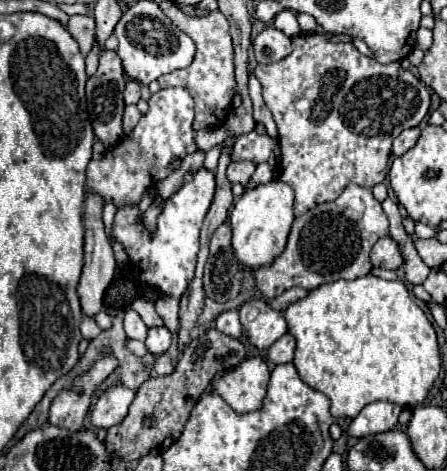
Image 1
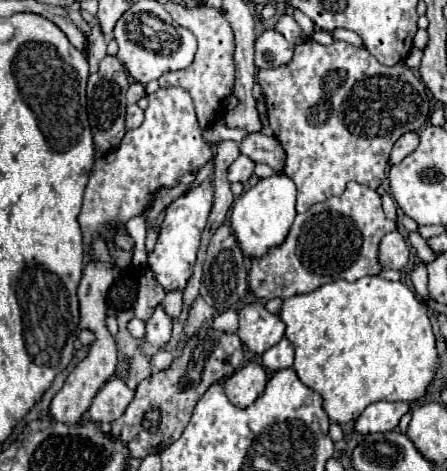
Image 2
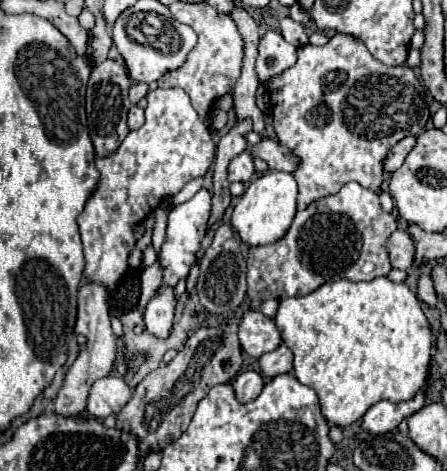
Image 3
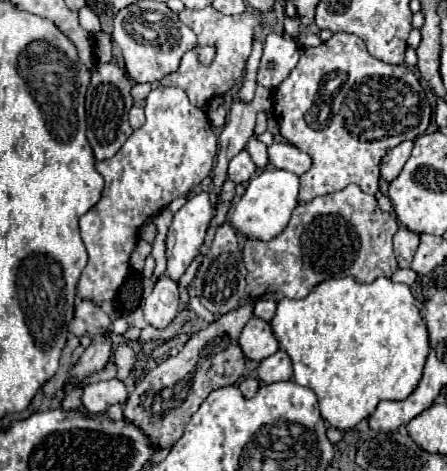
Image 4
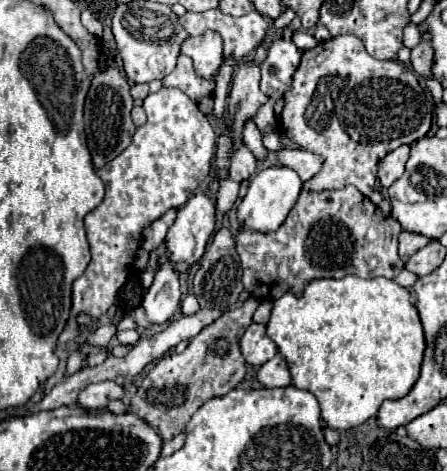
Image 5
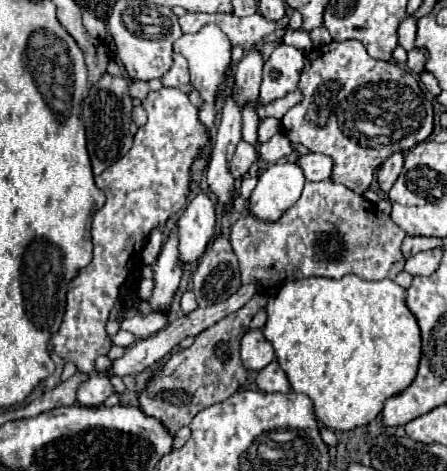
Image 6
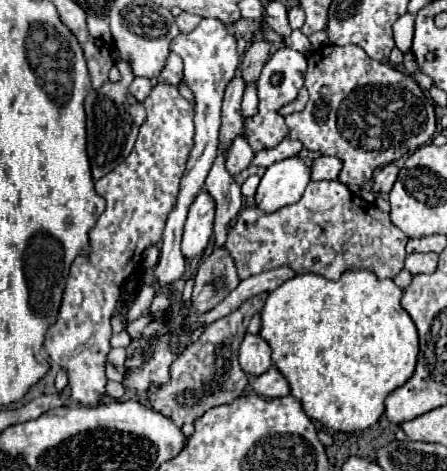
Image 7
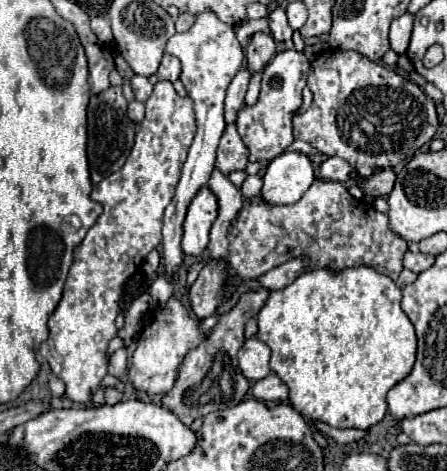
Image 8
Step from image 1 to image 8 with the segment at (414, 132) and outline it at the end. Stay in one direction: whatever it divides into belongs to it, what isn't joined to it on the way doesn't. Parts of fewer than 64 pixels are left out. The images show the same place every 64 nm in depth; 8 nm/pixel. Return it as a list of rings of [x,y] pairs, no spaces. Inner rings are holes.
[[[382,168],[382,170],[376,170],[368,182],[366,182],[366,192],[364,192],[364,198],[368,202],[372,202],[374,198],[378,196],[388,196],[392,192],[392,186],[394,186],[394,180],[396,180],[396,174],[392,168]]]

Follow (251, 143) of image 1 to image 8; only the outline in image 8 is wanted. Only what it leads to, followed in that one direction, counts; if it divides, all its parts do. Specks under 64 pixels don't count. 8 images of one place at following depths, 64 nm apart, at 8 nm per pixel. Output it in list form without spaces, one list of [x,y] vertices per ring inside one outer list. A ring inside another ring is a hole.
[[[338,156],[326,158],[326,160],[320,164],[318,178],[332,180],[332,182],[346,182],[346,180],[352,178],[352,166],[350,166],[346,160],[340,160]]]

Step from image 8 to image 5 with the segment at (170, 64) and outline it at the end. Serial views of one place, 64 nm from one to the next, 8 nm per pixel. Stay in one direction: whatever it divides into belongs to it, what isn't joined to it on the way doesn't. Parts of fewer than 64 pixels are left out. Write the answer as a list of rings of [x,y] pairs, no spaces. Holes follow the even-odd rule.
[[[180,56],[178,58],[178,66],[174,72],[170,72],[164,80],[164,86],[174,86],[180,88],[182,92],[188,94],[190,100],[198,102],[202,96],[210,96],[216,88],[216,76],[212,80],[204,80],[198,76],[198,72],[194,70],[192,58],[190,56]]]

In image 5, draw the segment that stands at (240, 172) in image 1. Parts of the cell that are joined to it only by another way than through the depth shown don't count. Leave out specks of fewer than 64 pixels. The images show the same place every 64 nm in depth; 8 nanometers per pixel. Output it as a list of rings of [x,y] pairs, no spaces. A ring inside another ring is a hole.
[[[244,144],[238,146],[238,150],[234,152],[230,160],[230,170],[228,170],[230,180],[242,182],[242,180],[248,180],[254,172],[256,172],[256,158]]]

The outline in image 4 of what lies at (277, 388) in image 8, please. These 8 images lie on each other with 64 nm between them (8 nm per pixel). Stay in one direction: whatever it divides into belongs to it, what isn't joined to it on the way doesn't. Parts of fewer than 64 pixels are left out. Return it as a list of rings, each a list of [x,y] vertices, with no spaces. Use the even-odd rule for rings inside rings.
[[[280,348],[276,354],[264,358],[258,366],[258,378],[264,384],[290,380],[292,378],[292,360],[290,360],[290,356]]]

